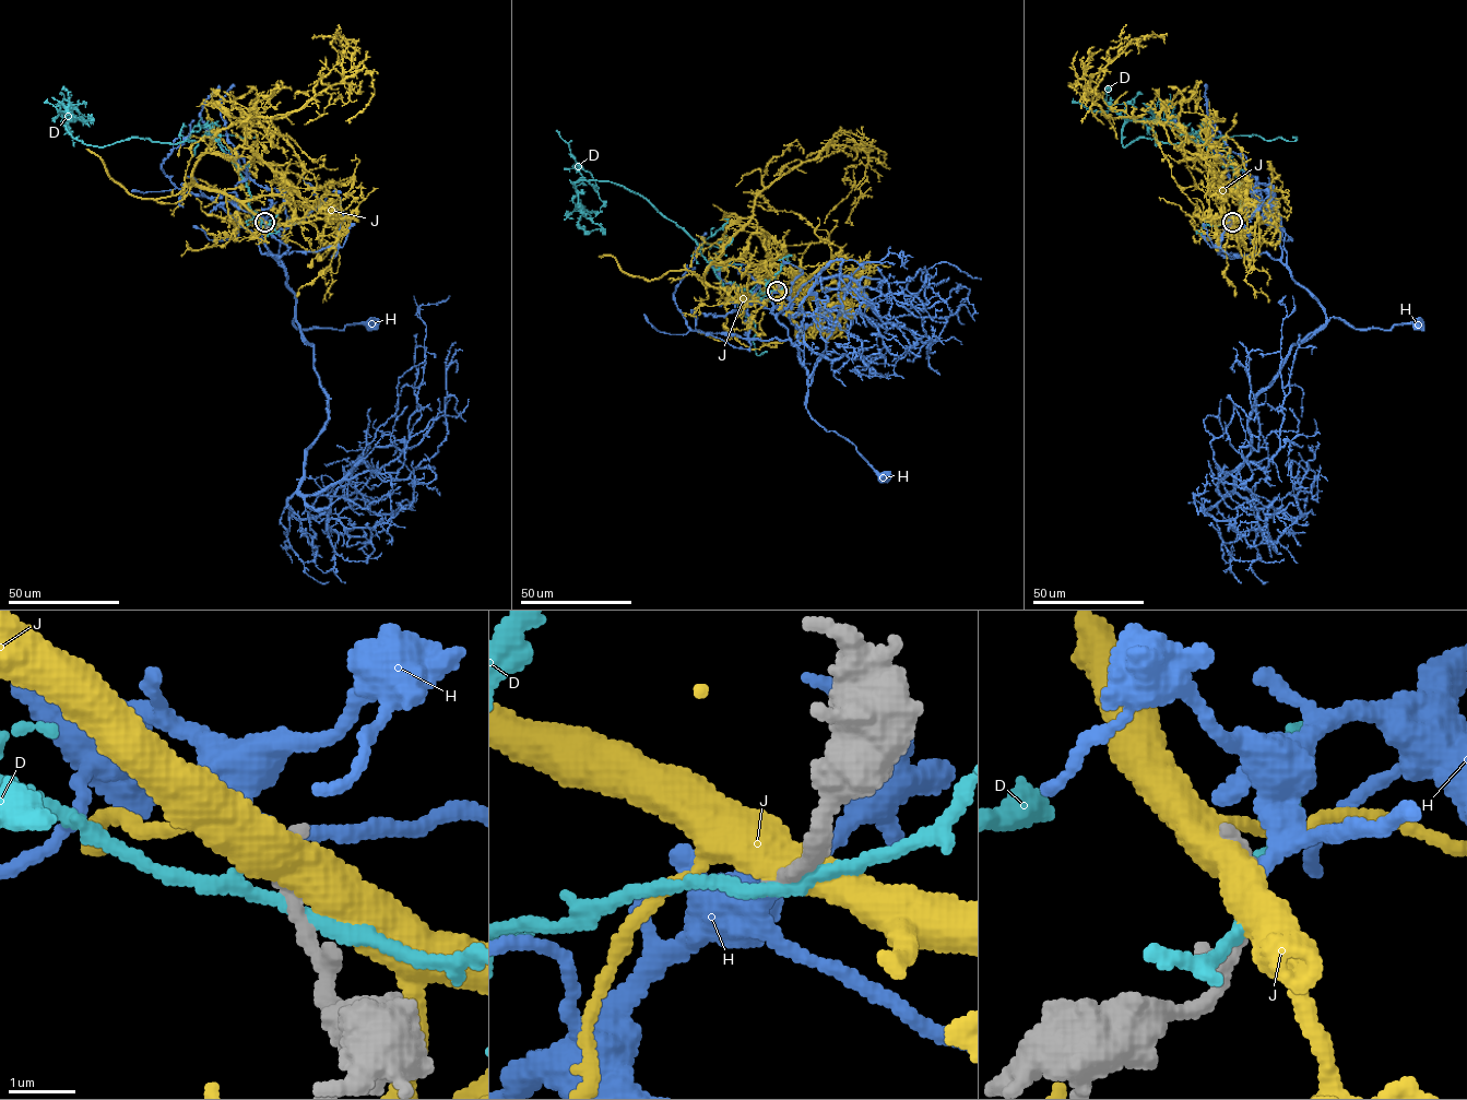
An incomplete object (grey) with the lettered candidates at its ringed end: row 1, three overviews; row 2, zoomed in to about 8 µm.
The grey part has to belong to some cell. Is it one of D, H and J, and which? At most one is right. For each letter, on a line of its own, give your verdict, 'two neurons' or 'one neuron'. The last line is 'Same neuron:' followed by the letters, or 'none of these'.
D: two neurons
H: one neuron
J: two neurons
Same neuron: H

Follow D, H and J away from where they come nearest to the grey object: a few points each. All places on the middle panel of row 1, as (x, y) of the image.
D: (777, 290), (762, 299), (723, 283), (686, 233), (646, 199), (606, 180), (575, 184), (582, 227)
H: (777, 290), (770, 312), (797, 349), (807, 374), (809, 414), (851, 441), (885, 476)
J: (777, 290), (807, 280), (769, 257), (754, 233), (754, 199), (825, 148), (863, 150), (864, 178), (825, 223)

